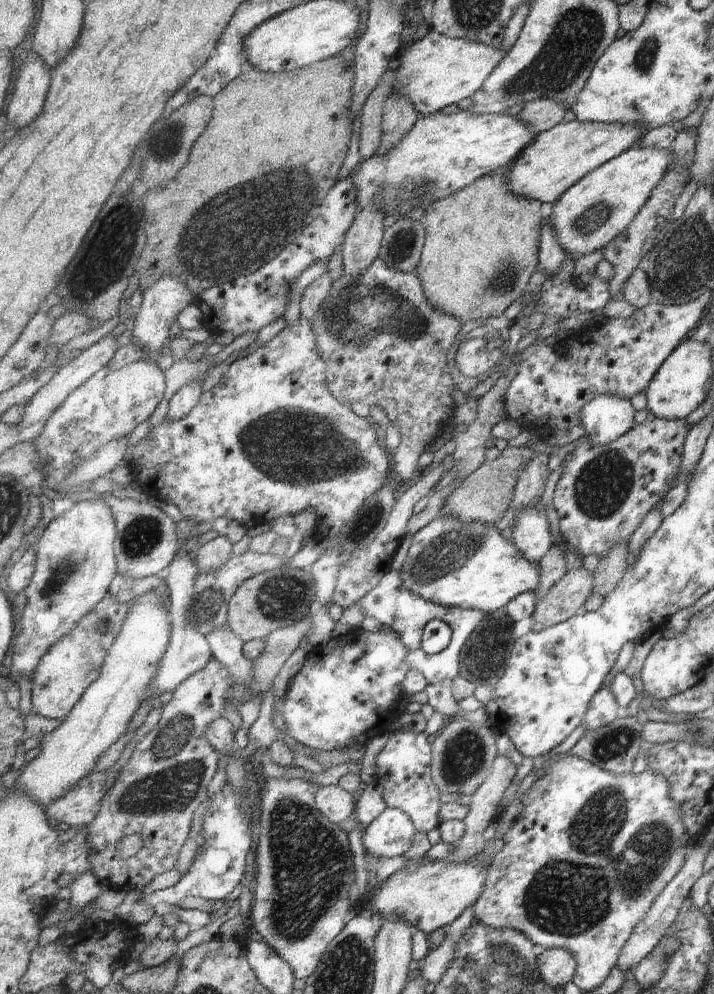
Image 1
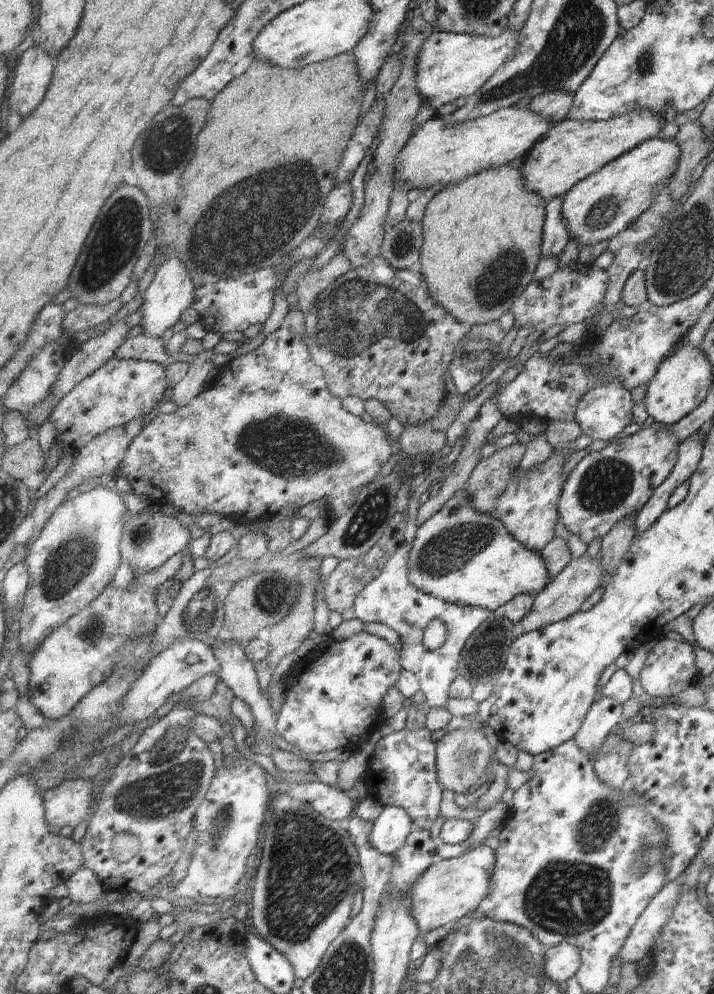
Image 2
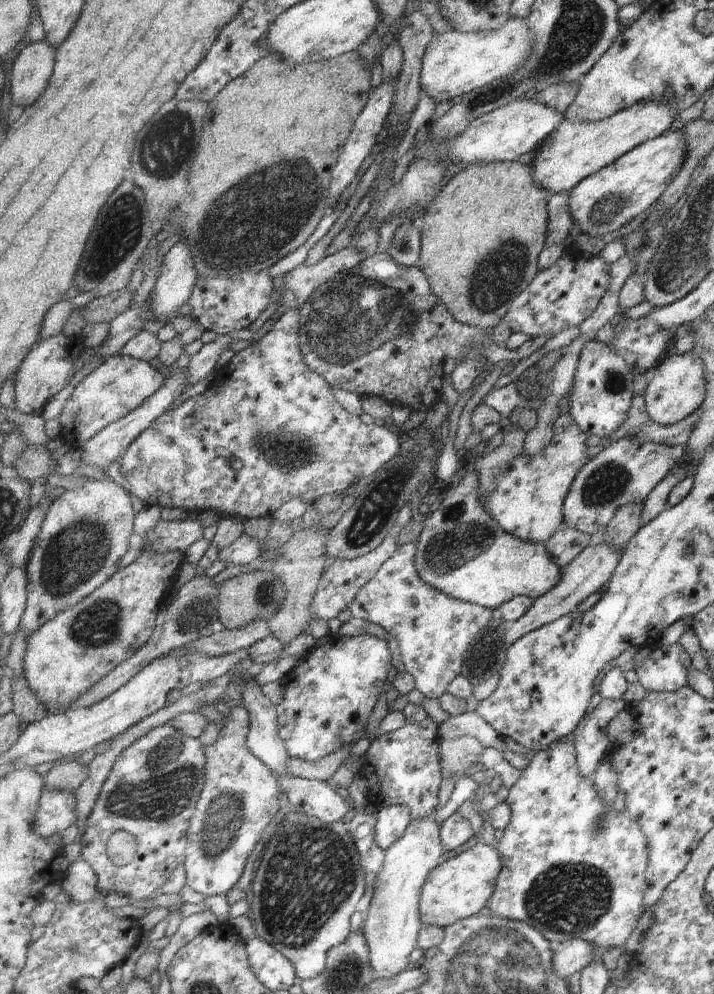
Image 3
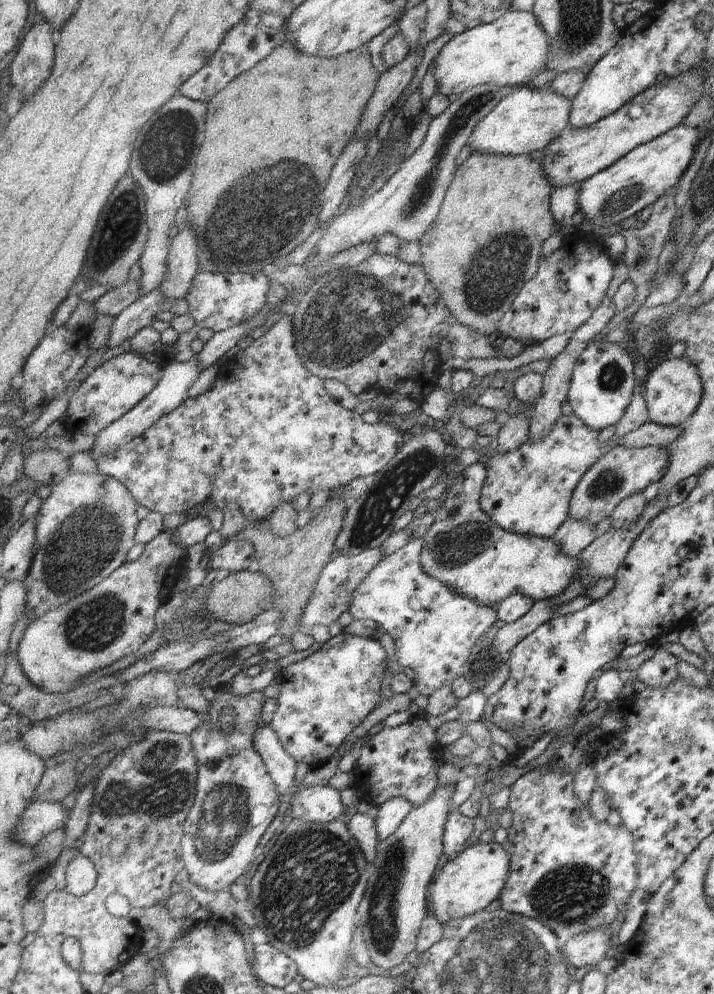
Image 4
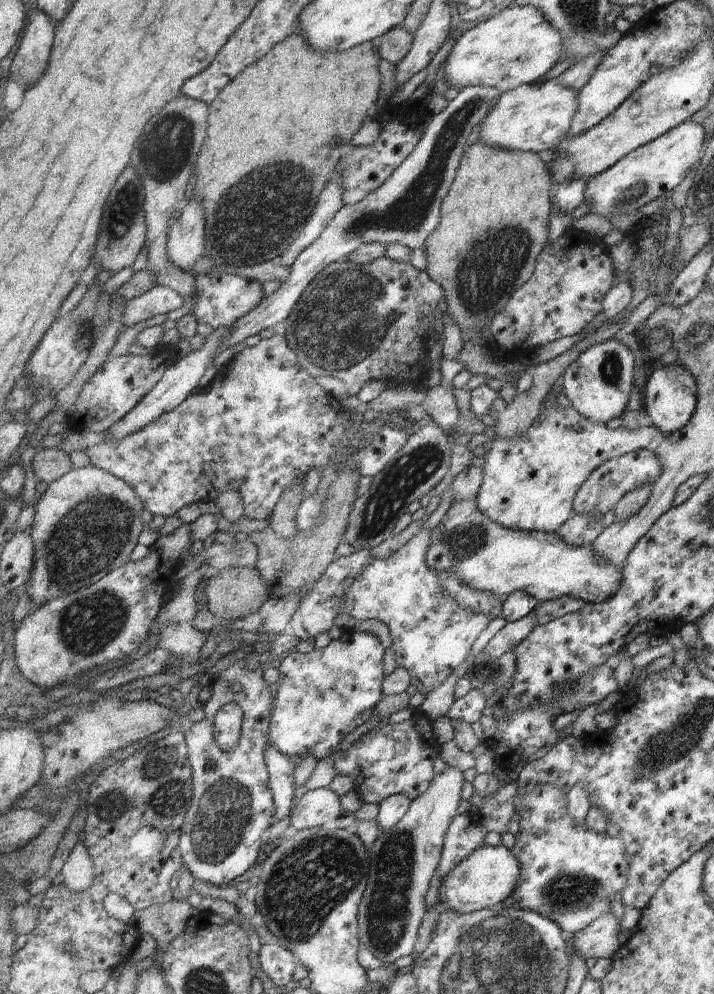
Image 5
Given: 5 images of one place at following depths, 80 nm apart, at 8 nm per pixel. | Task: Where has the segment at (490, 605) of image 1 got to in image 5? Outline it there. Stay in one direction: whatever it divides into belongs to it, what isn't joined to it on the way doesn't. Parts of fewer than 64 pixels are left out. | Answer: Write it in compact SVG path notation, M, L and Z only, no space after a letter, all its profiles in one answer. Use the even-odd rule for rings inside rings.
M473 462L468 468L460 469L451 484L455 490L453 506L449 508L444 519L433 529L431 548L427 552L427 564L431 568L435 568L437 573L449 572L452 569L471 588L477 588L483 592L493 592L504 599L513 592L522 591L529 592L540 602L573 596L573 598L581 598L587 604L607 602L617 595L624 582L623 570L621 567L611 564L609 560L605 560L600 553L596 552L593 544L587 544L587 546L571 545L565 541L564 537L553 532L515 531L489 520L477 506L477 492L480 492L483 476L484 472L481 470L480 464Z

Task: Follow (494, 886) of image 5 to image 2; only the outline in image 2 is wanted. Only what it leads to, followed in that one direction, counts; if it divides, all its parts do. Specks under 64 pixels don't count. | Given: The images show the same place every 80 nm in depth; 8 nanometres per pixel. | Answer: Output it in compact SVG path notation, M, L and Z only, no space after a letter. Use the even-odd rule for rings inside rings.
M484 842L469 852L452 859L441 859L429 867L414 884L413 908L410 910L416 918L422 933L435 928L448 928L467 915L476 916L480 904L488 895L494 868L496 850Z

